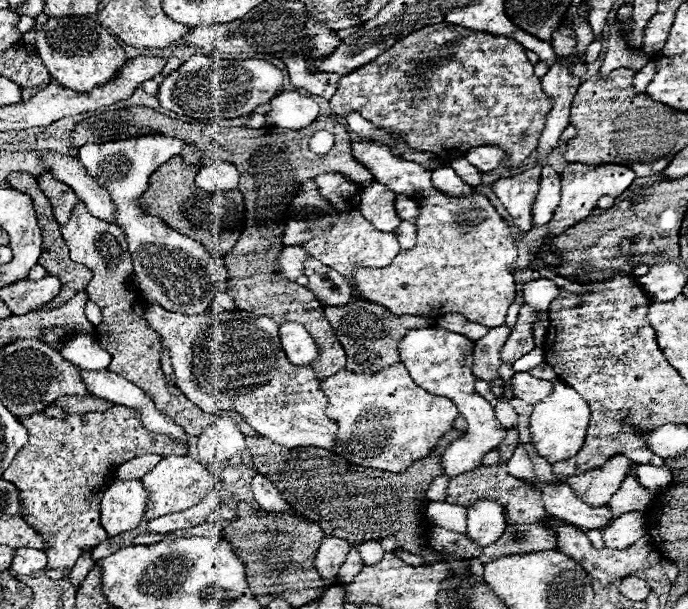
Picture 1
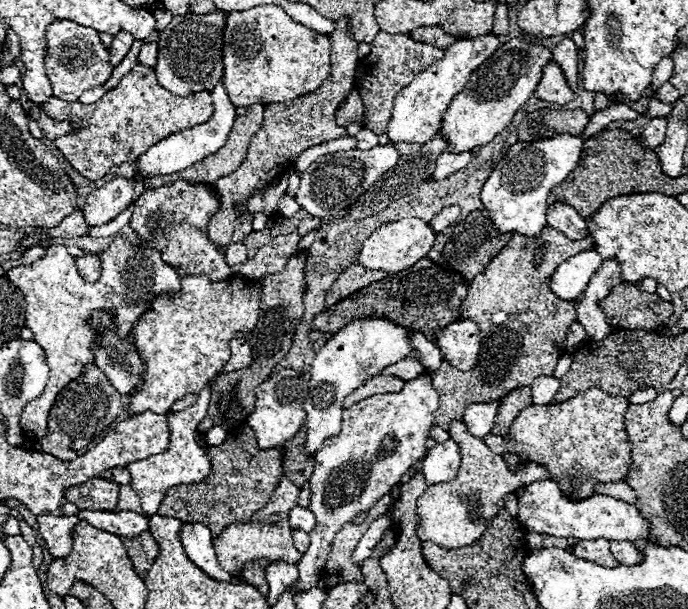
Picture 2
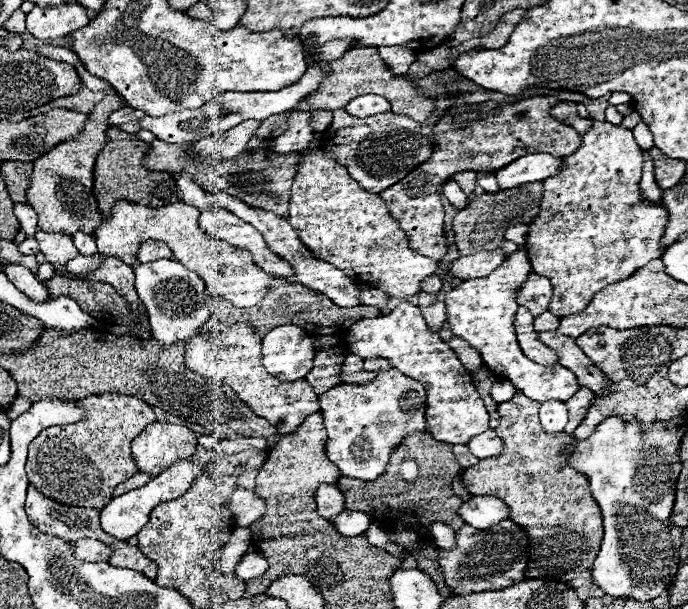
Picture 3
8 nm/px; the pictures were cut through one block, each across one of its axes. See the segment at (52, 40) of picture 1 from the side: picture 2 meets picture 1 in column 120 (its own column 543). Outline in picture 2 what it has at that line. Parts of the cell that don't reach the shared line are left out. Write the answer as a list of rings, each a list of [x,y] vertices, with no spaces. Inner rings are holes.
[[[512,38],[502,44],[478,70],[468,78],[464,94],[460,92],[442,116],[440,136],[448,140],[448,152],[472,152],[494,140],[498,132],[510,126],[516,110],[534,94],[542,68],[552,60],[552,54],[528,38]]]

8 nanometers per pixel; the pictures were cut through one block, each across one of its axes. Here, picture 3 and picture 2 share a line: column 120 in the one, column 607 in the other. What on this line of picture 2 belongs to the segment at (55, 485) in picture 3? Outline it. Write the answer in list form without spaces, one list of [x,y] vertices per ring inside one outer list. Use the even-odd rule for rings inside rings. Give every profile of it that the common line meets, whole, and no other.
[[[598,388],[584,390],[562,404],[530,406],[518,414],[508,428],[508,436],[486,434],[482,442],[494,454],[518,454],[538,464],[546,464],[560,490],[570,498],[594,494],[594,482],[624,480],[630,470],[630,446],[624,428],[628,398],[610,396]]]

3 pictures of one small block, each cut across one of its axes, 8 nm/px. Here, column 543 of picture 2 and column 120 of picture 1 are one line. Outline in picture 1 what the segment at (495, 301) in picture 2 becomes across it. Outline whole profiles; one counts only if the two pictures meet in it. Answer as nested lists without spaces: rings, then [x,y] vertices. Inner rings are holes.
[[[84,204],[74,208],[70,222],[62,226],[60,232],[70,248],[70,258],[78,264],[88,266],[94,274],[86,288],[86,294],[102,310],[102,322],[96,326],[94,338],[112,356],[108,370],[128,378],[146,394],[150,394],[156,406],[164,410],[178,426],[184,426],[190,436],[200,434],[200,430],[210,422],[210,414],[188,402],[188,398],[166,380],[160,368],[160,336],[148,326],[148,320],[144,318],[144,306],[148,306],[148,302],[142,298],[142,294],[138,294],[138,290],[130,288],[130,276],[134,274],[134,268],[124,232],[116,224],[88,214]]]

